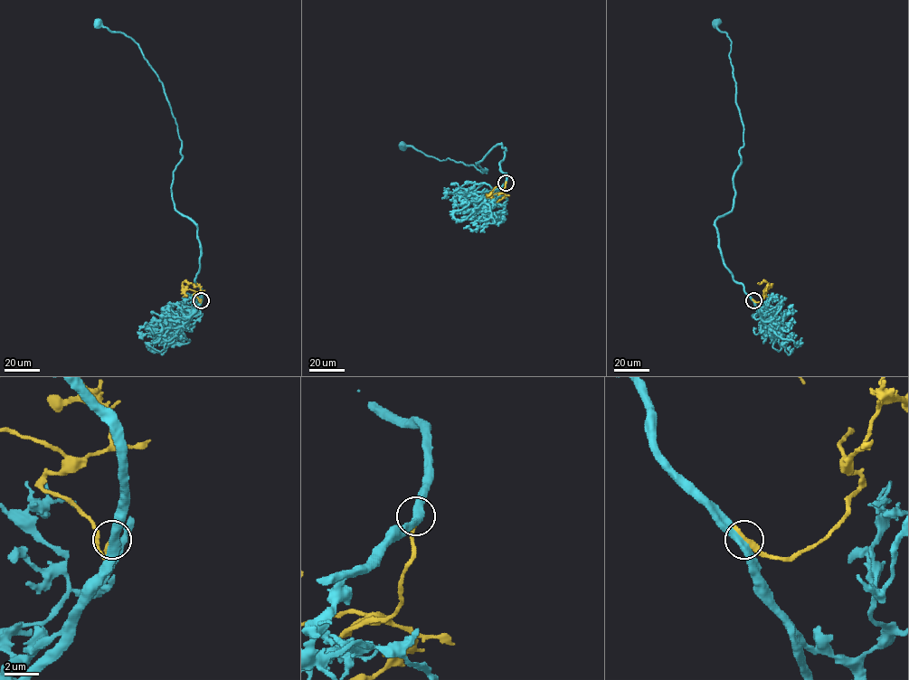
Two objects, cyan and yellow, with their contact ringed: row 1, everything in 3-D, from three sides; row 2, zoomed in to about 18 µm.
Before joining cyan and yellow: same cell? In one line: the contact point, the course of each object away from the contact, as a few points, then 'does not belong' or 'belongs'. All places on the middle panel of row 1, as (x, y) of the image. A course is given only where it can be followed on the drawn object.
place (506, 183); course cyan (506, 183), (501, 145), (477, 163), (487, 173), (402, 146); course yellow (506, 183), (503, 193), (487, 197), (497, 187); belongs

